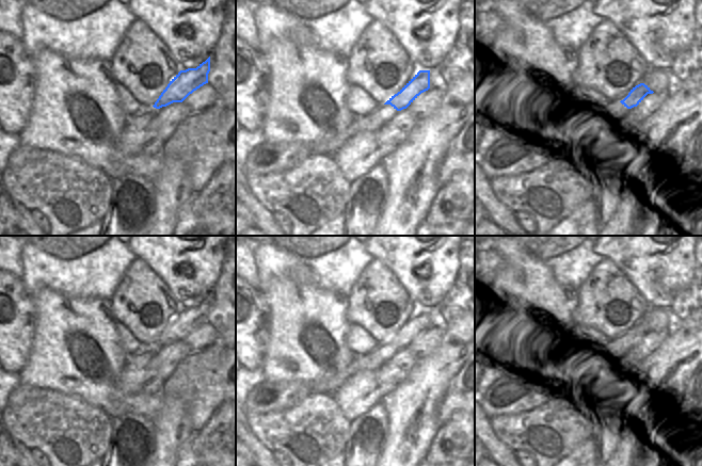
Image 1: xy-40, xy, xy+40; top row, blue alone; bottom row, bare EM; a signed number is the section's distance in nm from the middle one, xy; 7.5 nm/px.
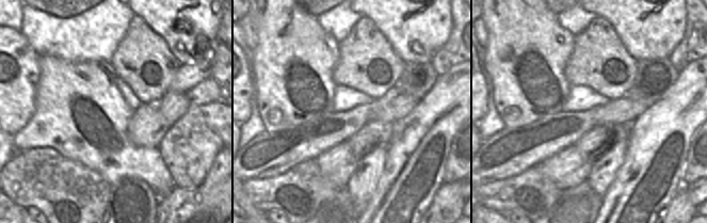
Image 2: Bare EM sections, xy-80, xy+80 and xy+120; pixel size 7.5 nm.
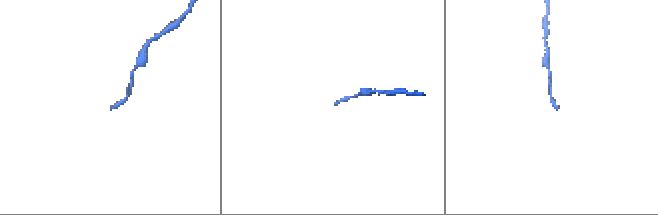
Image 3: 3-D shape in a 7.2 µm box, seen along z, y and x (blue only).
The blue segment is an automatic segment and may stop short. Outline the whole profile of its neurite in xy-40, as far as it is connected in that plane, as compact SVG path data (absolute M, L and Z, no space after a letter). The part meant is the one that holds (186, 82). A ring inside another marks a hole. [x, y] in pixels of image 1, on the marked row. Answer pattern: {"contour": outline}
{"contour": "M210 57L196 68L180 70L163 90L153 107L142 107L142 111L156 113L158 109L173 102L182 102L194 91L208 83Z"}

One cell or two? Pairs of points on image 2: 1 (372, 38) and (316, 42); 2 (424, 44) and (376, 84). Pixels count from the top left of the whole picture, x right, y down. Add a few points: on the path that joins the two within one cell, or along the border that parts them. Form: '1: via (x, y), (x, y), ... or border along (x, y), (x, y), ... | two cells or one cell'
1: border along (339, 43), (339, 58), (333, 67) | two cells
2: border along (388, 41), (394, 51), (404, 62) | two cells

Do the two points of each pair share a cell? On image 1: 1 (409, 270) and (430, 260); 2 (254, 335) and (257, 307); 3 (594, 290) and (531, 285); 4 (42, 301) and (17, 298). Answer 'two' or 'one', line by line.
1: one
2: one
3: two
4: two

